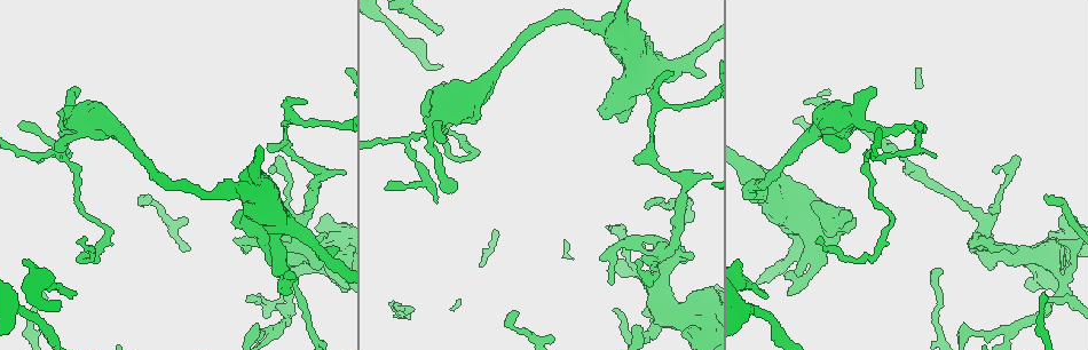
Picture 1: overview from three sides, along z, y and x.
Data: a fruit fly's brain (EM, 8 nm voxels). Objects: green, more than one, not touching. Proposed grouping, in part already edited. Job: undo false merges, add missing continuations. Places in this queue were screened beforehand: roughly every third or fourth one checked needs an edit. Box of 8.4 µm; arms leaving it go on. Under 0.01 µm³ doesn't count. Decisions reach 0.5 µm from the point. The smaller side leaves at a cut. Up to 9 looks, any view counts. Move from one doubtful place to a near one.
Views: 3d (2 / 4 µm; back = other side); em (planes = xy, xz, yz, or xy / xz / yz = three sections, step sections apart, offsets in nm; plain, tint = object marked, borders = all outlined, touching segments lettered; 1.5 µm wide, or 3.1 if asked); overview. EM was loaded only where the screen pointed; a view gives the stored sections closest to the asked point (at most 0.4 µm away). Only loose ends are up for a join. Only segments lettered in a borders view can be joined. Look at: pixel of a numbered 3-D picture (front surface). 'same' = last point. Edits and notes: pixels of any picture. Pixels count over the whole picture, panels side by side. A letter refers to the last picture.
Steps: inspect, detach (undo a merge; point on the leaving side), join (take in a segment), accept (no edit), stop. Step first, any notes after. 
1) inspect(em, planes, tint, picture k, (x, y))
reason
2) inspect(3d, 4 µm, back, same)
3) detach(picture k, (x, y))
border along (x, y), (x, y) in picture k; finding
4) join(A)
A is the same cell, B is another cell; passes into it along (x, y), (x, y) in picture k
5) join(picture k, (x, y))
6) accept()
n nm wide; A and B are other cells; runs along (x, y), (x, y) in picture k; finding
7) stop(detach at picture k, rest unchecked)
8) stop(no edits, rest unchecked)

inspect(3d, 2 µm, back, picture 1, (925, 128))

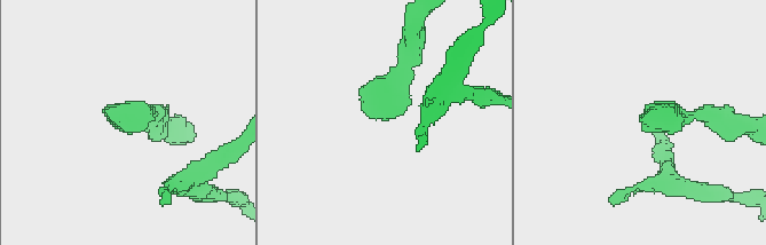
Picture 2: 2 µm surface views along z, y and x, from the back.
inspect(em, planes, borders, picture 2, (114, 121))

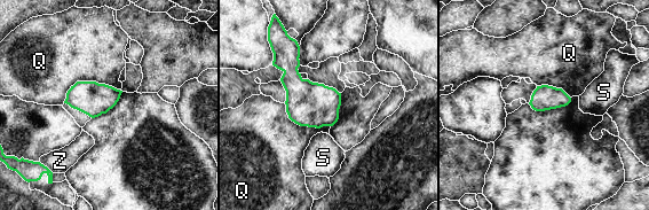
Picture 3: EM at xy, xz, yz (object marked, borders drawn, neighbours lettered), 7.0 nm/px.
accept()
Q touches over 420 nm; Q, S and Z are other cells; border along (120, 91), (77, 82), (63, 102) in picture 3; none of them fits

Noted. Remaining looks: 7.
inspect(3d, 4 µm, picture 1, (805, 103))
tapers out

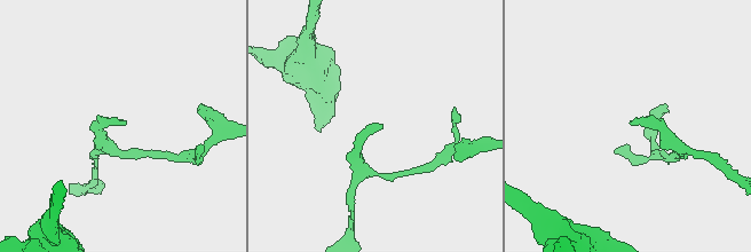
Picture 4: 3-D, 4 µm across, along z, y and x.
inspect(em, planes, borders, picture 4, (630, 121))
now the EM

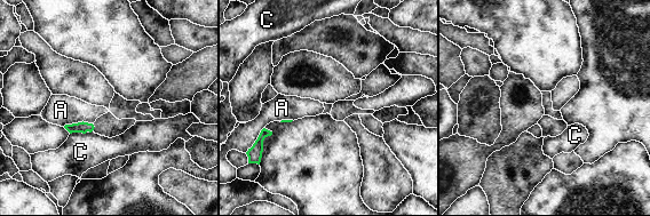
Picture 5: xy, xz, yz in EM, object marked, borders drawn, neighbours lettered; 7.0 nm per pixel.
accept()
A and C are other cells; border along (92, 122), (78, 121), (63, 126) in picture 5; no lettered segment goes on from it

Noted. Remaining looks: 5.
inspect(em, xy, step 8, tint, picture 1, (688, 181))
abrupt turn

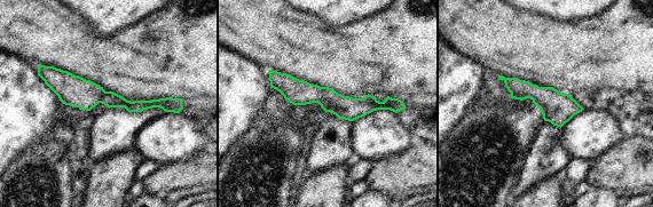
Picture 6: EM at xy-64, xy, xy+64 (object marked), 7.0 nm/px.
inspect(em, planes, borders, same)

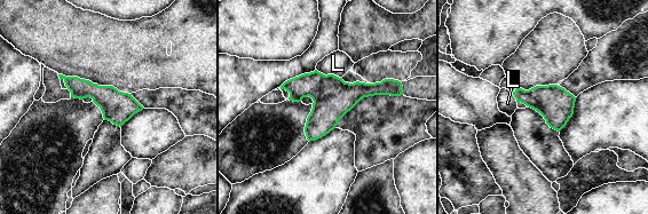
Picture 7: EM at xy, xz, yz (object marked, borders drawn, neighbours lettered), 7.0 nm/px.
accept()
L is another cell; continuous, no second neuron

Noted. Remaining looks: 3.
inspect(em, xy, step 8, tint, picture 1, (325, 216))
stops while still wide

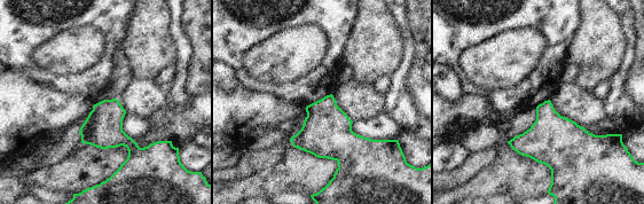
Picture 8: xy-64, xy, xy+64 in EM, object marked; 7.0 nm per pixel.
inspect(em, planes, borders, same)
another direction

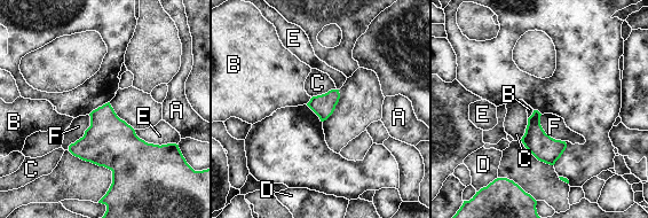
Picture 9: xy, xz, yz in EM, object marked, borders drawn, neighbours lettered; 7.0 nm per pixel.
accept()
A, B, C, D, E and F are other cells; border along (89, 115), (89, 126), (68, 148) in picture 9; no lettered segment goes on from it

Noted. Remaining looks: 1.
stop(no edits, rest unchecked)

